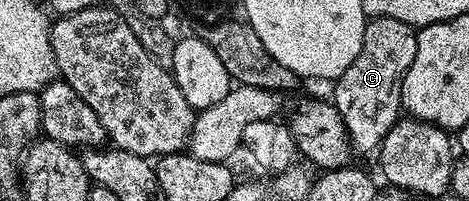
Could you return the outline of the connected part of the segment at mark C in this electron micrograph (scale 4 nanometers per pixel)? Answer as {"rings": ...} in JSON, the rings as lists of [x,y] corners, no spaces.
{"rings":[[[373,17],[364,29],[364,41],[360,45],[360,53],[356,53],[356,61],[344,69],[344,73],[333,84],[334,96],[332,102],[344,121],[346,131],[350,135],[350,145],[355,152],[377,152],[382,145],[382,139],[392,129],[400,118],[402,111],[402,82],[404,73],[408,73],[408,65],[416,58],[418,31],[404,25],[404,21],[396,21],[396,17]]]}

